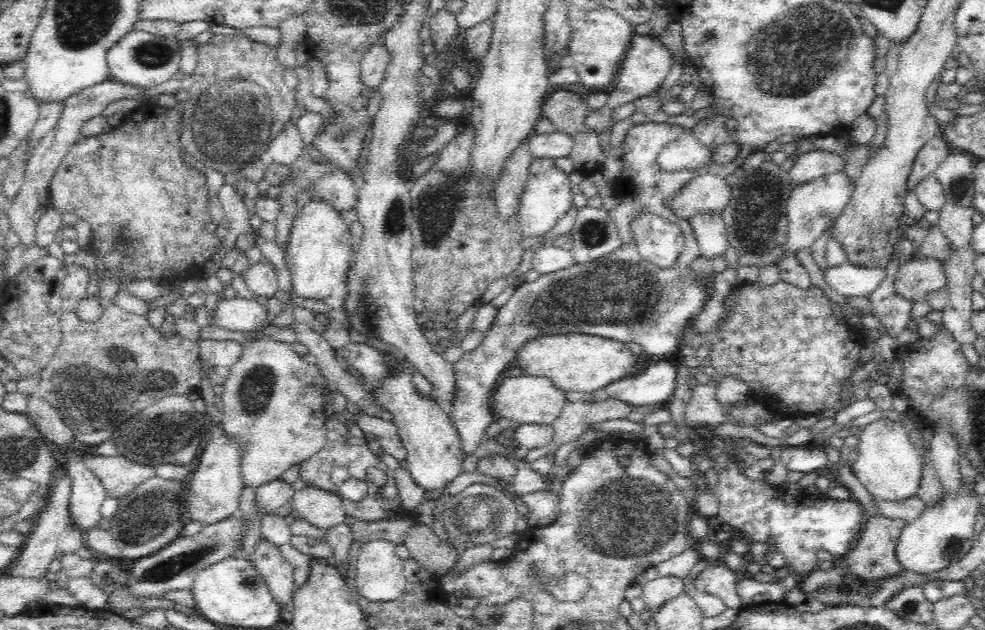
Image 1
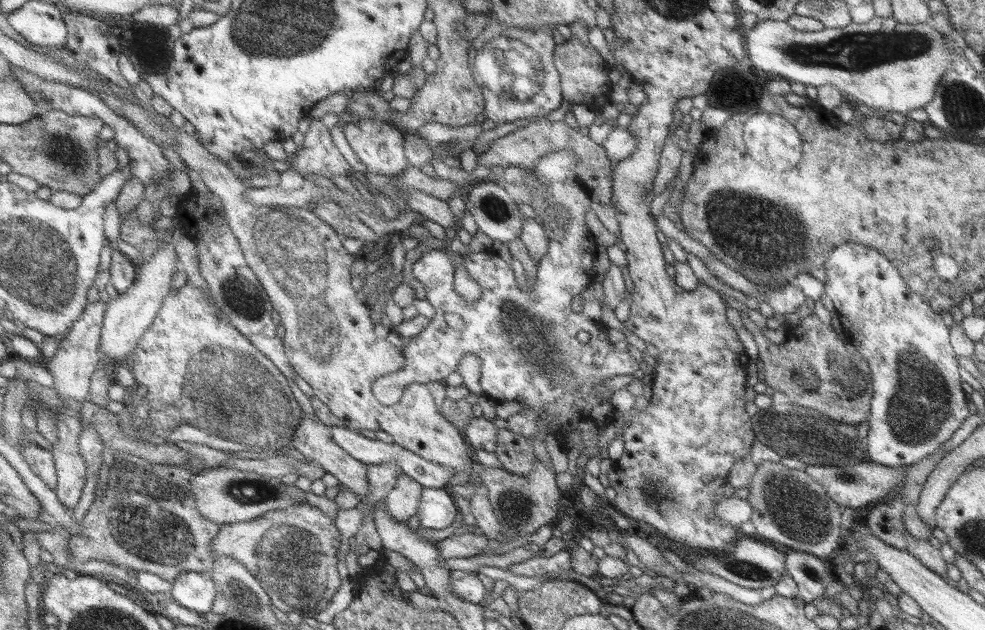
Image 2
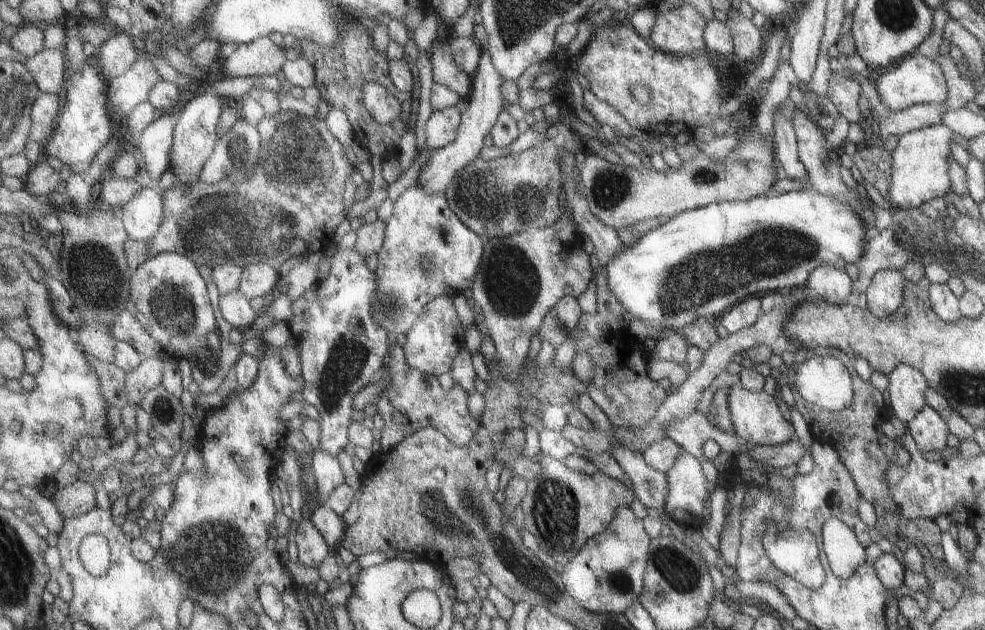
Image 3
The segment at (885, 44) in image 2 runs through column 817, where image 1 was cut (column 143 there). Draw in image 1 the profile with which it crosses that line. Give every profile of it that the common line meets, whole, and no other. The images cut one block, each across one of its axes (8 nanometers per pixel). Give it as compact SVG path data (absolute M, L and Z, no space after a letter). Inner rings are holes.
M136 29L123 36L107 52L109 80L132 87L149 88L175 78L180 61L181 43L178 39L173 36L156 36Z

